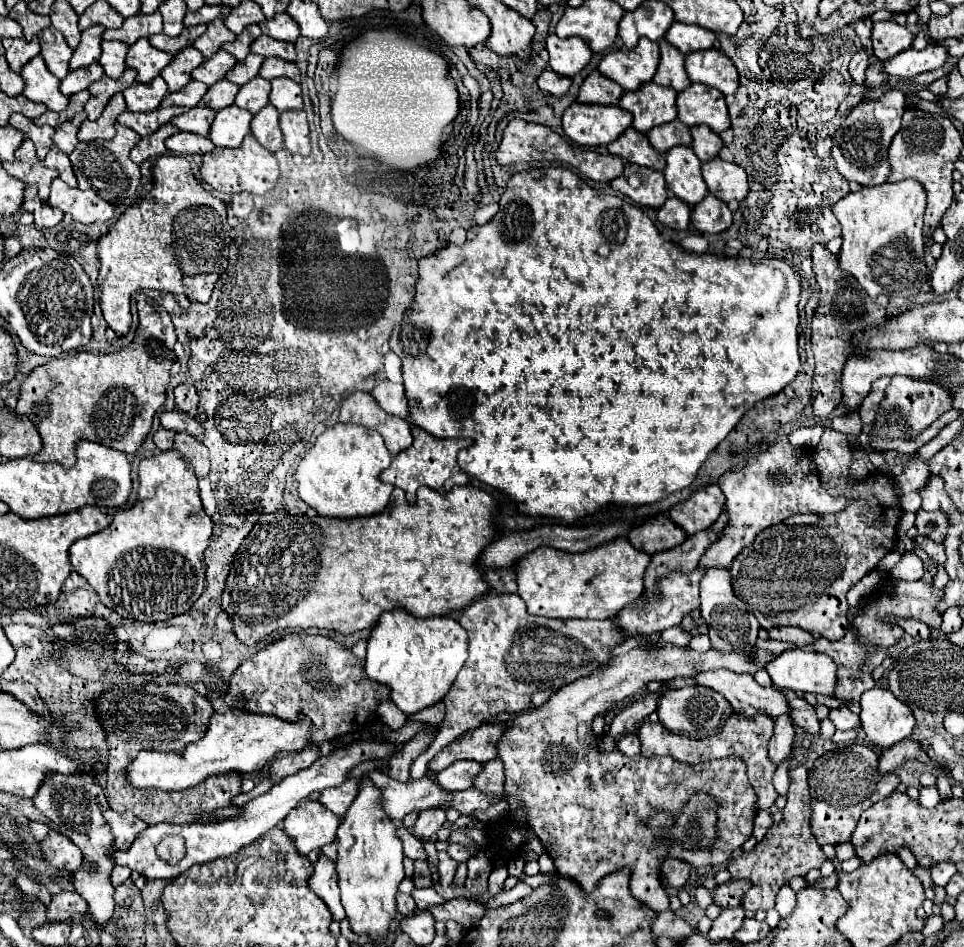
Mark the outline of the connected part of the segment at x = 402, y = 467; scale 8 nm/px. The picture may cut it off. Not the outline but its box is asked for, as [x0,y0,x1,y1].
[379,425,471,503]

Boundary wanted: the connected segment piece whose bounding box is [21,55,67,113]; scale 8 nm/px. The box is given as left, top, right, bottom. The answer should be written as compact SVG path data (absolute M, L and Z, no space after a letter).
M41 55L33 57L21 71L21 77L25 79L25 97L31 101L39 101L47 105L51 111L63 111L67 107L67 97L59 91L59 79L47 69Z

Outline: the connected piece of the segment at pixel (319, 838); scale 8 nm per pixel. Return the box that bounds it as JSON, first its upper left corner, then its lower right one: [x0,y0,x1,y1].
[285,799,341,855]

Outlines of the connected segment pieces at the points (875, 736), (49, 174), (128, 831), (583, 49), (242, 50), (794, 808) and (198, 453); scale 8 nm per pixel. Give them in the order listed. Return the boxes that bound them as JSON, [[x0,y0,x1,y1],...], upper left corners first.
[[861,687,915,749],[3,139,57,201],[105,809,145,851],[547,35,593,77],[221,33,251,61],[727,765,827,911],[173,433,209,479]]

